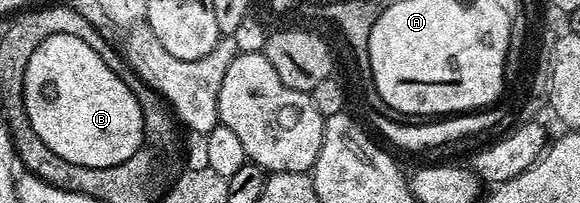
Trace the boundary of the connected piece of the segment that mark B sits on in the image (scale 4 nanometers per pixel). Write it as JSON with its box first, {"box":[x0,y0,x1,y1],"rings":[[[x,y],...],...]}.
{"box":[24,34,138,162],"rings":[[[54,34],[47,36],[30,54],[30,62],[24,71],[24,105],[26,118],[30,118],[30,126],[34,126],[34,134],[58,154],[58,158],[66,158],[66,162],[84,160],[85,162],[111,162],[125,159],[130,146],[138,143],[138,99],[122,94],[122,86],[118,86],[119,78],[106,66],[105,62],[94,52],[82,38],[70,34]]]}

